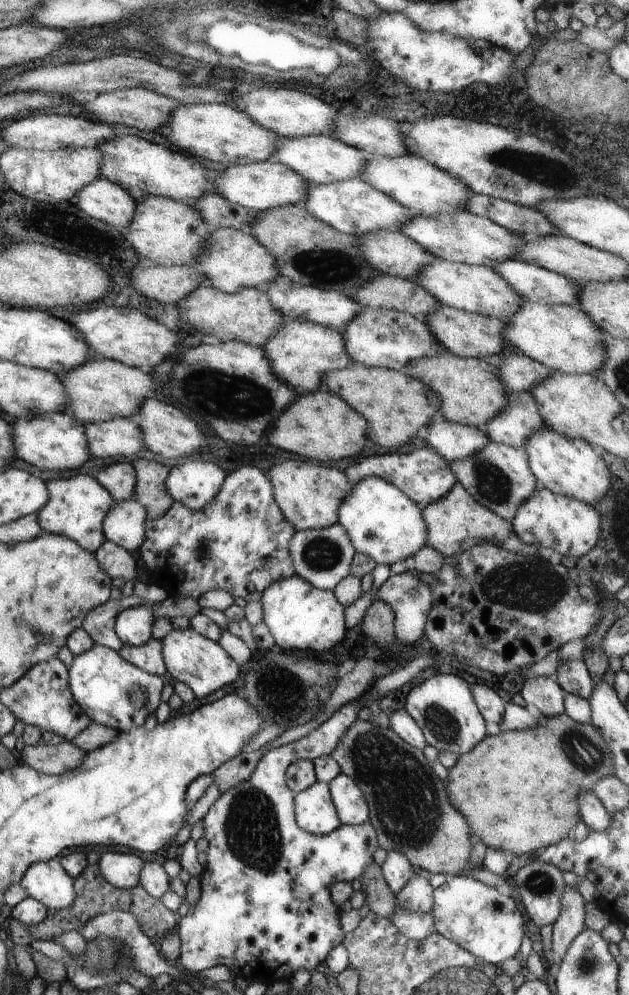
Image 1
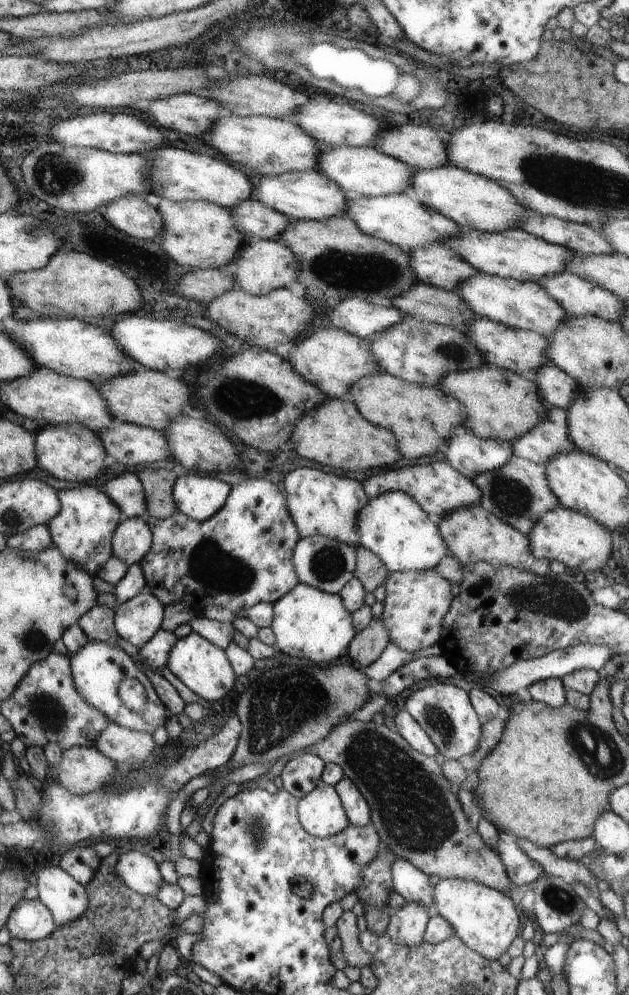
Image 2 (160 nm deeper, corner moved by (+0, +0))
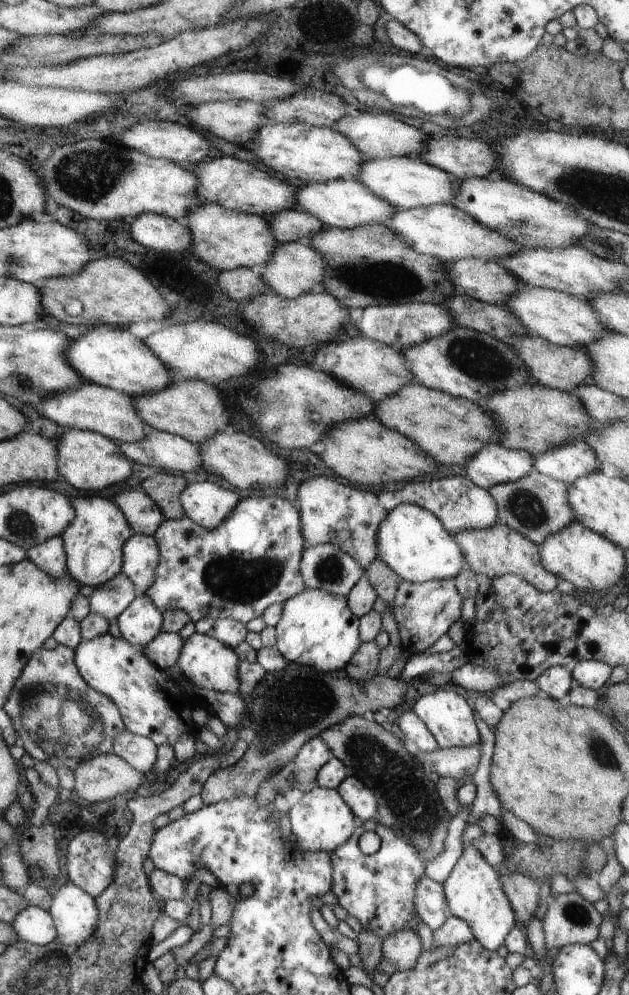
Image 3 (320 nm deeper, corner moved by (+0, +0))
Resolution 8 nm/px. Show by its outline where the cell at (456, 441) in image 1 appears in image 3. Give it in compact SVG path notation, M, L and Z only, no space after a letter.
M498 443L484 444L464 462L466 478L488 491L496 484L516 482L534 469L534 456L519 449L504 448Z

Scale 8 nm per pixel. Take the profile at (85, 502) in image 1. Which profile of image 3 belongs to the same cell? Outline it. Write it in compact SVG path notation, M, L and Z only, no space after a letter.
M89 494L88 498L76 496L70 500L73 501L76 519L60 536L66 554L66 568L69 576L77 579L81 586L101 587L120 574L124 566L126 540L134 534L132 526L117 504L106 498Z

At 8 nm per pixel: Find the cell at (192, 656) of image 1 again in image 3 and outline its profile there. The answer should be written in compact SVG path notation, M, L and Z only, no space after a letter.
M195 632L190 638L184 640L175 667L190 683L198 686L198 688L234 694L239 692L240 687L238 662L240 660L232 648L214 640L214 638Z

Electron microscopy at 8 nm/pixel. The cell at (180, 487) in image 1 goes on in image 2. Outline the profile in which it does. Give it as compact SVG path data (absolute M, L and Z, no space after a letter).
M190 472L174 483L173 499L180 513L202 522L223 507L230 491L231 486L214 475Z

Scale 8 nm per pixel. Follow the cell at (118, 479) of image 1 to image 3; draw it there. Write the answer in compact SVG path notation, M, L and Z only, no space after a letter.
M139 487L120 492L112 500L128 518L135 534L153 536L162 520L165 520L156 502Z

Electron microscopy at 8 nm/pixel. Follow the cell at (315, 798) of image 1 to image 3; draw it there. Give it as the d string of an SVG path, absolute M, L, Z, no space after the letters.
M319 787L304 793L302 800L290 808L288 818L290 818L292 835L296 838L298 846L306 852L316 852L316 850L334 852L358 832L356 816L336 789Z

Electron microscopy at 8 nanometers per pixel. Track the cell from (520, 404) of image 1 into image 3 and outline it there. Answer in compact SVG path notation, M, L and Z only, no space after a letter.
M570 440L550 448L548 452L542 452L540 456L534 456L535 471L566 485L599 469L602 470L602 465L585 440Z

